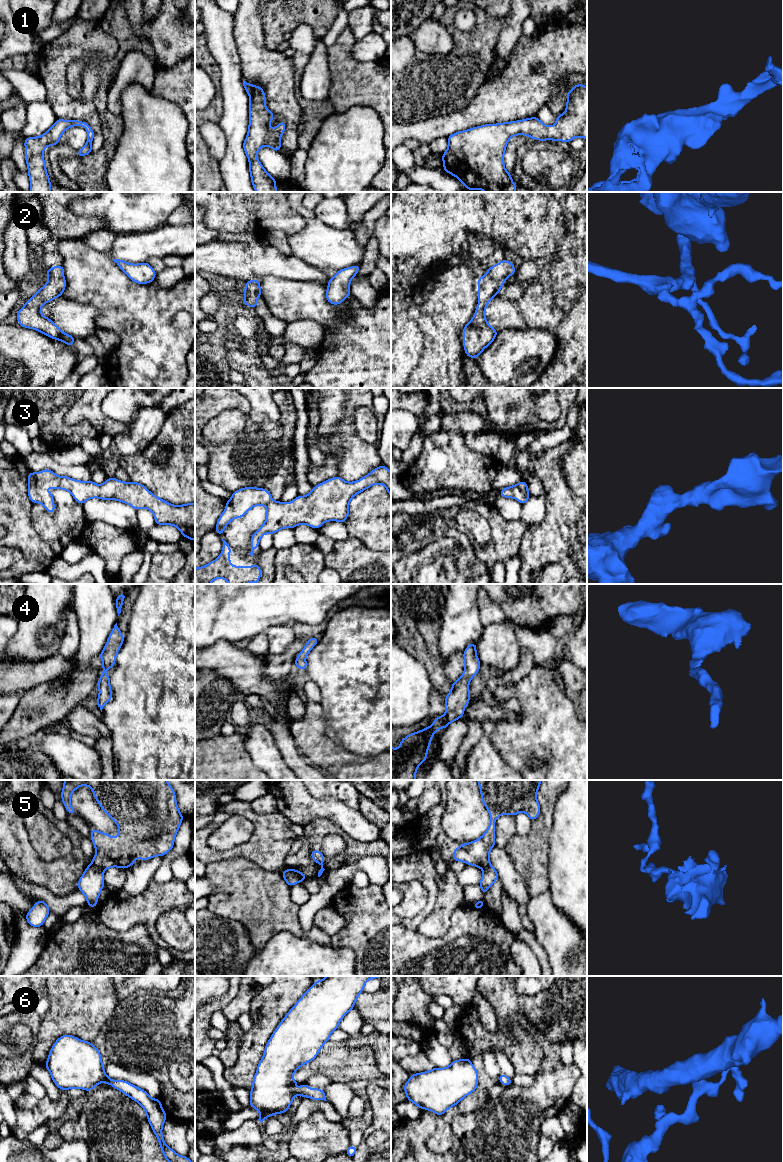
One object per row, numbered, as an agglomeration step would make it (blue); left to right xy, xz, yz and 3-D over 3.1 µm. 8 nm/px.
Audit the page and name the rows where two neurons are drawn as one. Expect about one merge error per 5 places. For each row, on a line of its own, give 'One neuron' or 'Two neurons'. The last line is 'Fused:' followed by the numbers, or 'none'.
1: One neuron
2: One neuron
3: One neuron
4: One neuron
5: Two neurons
6: One neuron
Fused: 5

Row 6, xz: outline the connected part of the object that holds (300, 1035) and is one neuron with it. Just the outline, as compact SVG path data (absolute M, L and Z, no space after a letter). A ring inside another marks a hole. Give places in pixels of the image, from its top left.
M327 976L315 983L303 994L298 1002L282 1019L271 1038L265 1046L264 1055L257 1066L250 1090L249 1106L260 1113L259 1121L262 1122L269 1116L288 1111L296 1095L308 1097L313 1100L326 1100L323 1089L311 1089L307 1084L302 1084L298 1091L293 1088L299 1083L293 1080L293 1074L304 1064L314 1060L322 1046L329 1041L330 1034L338 1029L342 1018L354 1008L358 996L363 992L365 983L372 978L380 979L383 976Z

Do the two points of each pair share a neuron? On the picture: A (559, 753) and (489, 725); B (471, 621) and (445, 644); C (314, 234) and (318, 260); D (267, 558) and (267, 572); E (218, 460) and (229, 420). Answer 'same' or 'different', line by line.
A: different
B: same
C: same
D: same
E: different

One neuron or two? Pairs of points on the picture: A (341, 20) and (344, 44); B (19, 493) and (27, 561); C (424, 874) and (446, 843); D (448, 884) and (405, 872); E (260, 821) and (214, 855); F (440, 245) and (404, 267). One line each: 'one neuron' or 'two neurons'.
A: two neurons
B: one neuron
C: two neurons
D: two neurons
E: one neuron
F: one neuron

